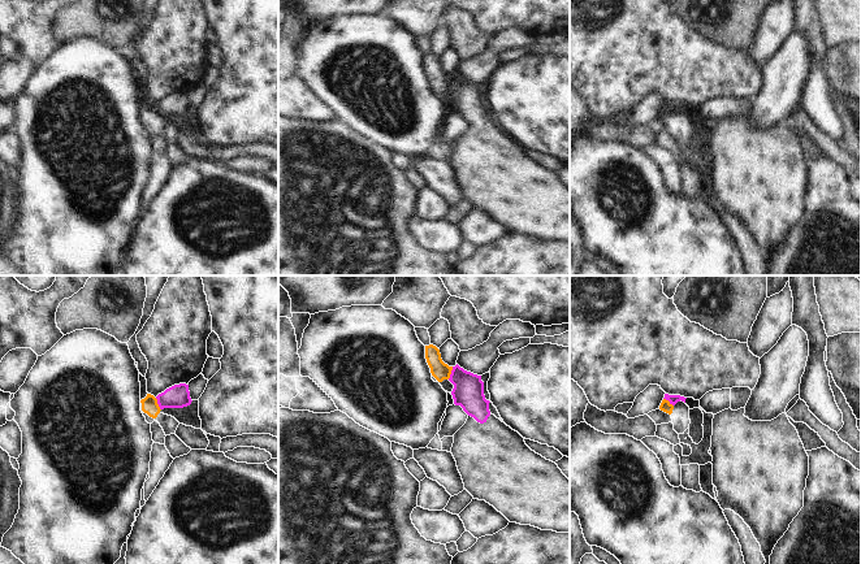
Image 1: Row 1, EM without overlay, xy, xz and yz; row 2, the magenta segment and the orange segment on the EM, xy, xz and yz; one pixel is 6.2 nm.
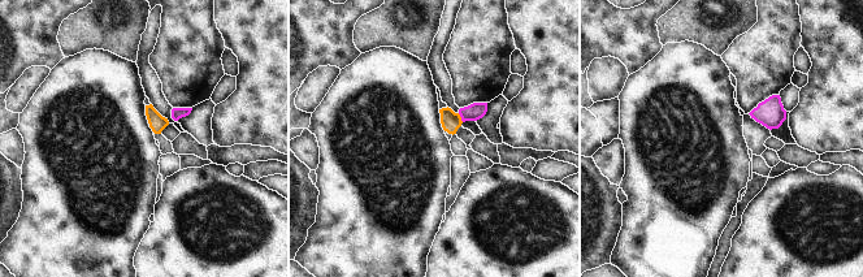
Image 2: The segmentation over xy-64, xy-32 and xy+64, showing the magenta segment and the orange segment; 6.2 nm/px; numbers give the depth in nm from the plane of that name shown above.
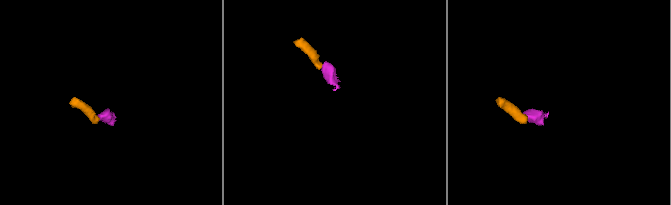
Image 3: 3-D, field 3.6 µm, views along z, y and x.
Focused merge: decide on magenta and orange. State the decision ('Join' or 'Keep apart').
Keep apart

